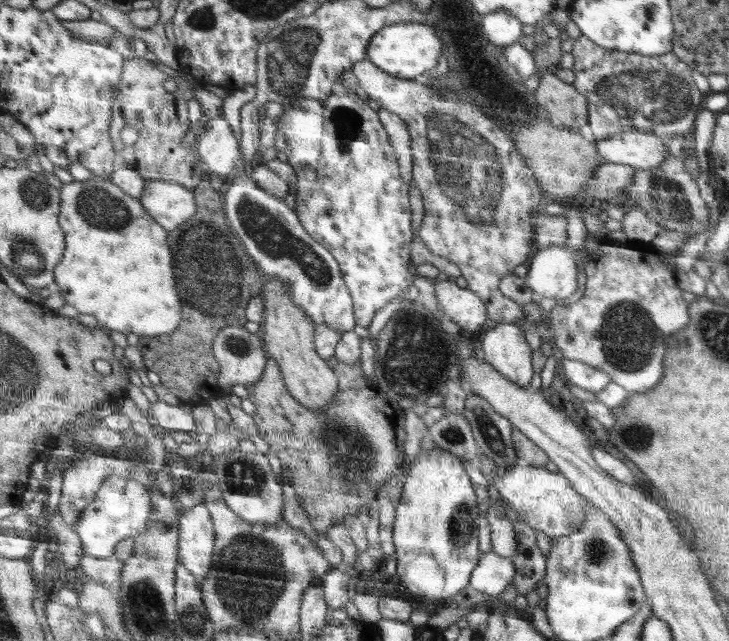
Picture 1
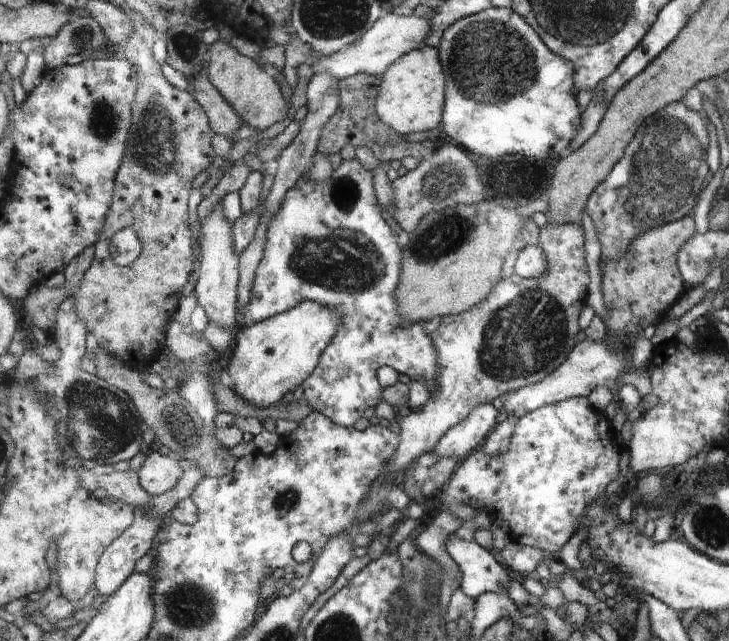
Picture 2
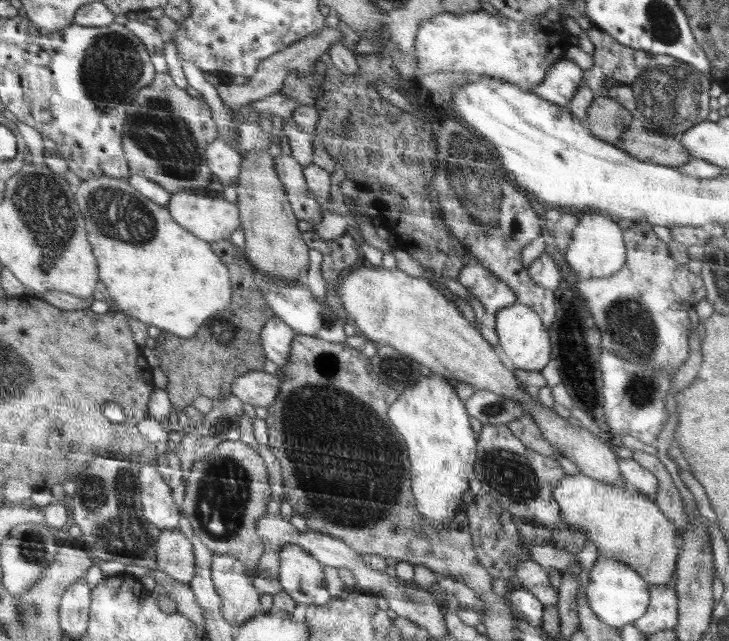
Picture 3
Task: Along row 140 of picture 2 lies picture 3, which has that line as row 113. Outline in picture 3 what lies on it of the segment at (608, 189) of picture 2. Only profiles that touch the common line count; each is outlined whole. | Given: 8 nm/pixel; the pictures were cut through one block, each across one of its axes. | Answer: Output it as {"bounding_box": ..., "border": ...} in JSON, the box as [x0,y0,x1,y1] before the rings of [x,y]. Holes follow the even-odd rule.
{"bounding_box":[584,26,712,136],"border":[[[596,26],[586,31],[586,36],[594,44],[592,58],[594,63],[591,68],[584,70],[586,85],[597,97],[617,100],[633,112],[634,122],[637,127],[658,134],[680,136],[685,130],[708,119],[711,109],[709,108],[709,91],[712,81],[706,78],[700,70],[691,64],[678,60],[667,54],[652,54],[643,50],[634,50],[629,46],[620,44],[610,34],[600,30]]]}

